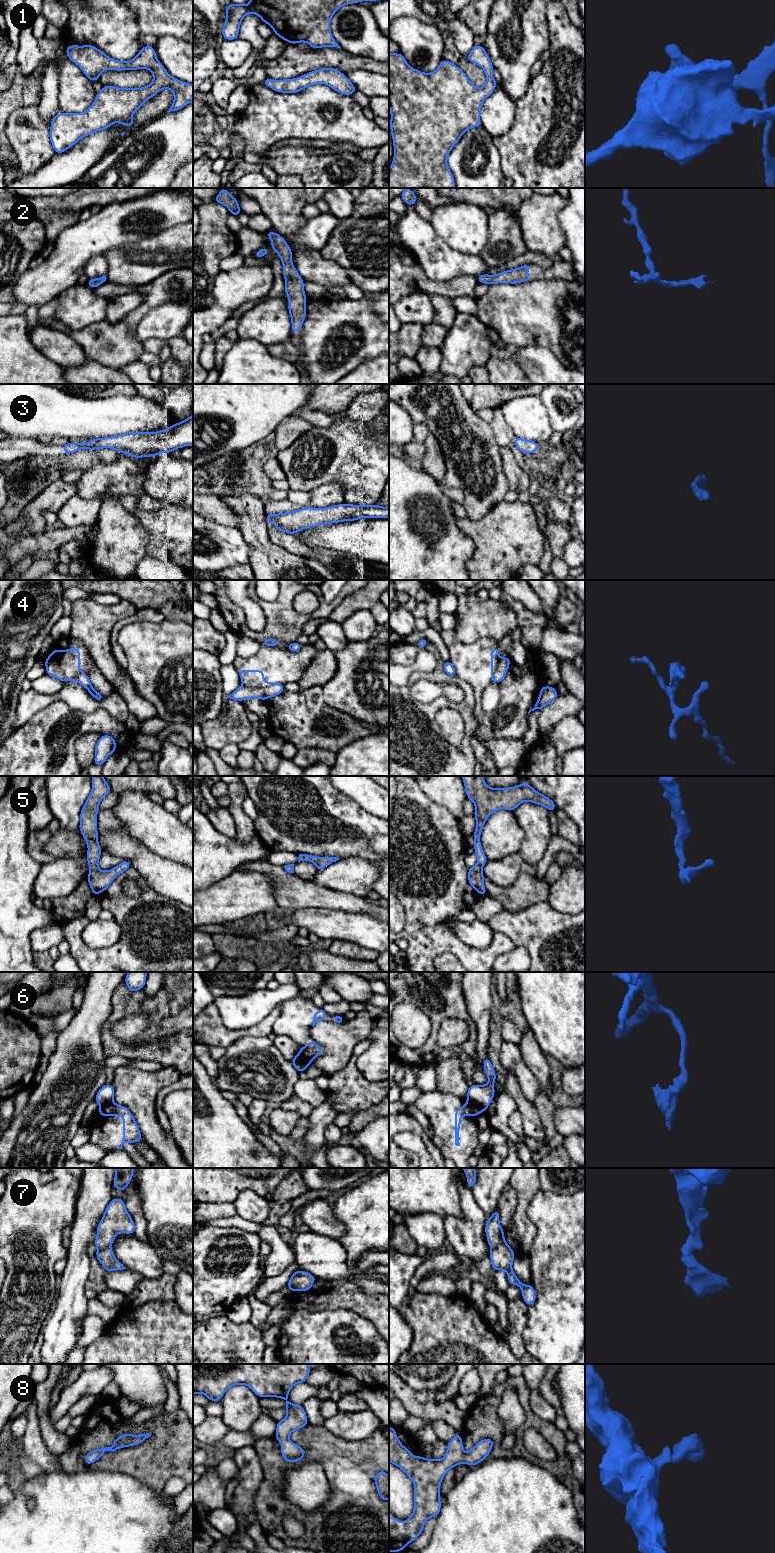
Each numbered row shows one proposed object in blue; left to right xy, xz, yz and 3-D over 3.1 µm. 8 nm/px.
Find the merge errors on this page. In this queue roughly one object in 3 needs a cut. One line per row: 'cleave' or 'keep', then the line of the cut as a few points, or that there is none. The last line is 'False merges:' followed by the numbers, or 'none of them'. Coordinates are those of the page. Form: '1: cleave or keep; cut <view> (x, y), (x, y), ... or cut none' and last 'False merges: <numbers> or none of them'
1: keep; cut none
2: keep; cut none
3: keep; cut none
4: cleave; cut xz (275, 683), (265, 687), (244, 686)
5: keep; cut none
6: cleave; cut yz (468, 1100), (482, 1111)
7: cleave; cut yz (504, 1240), (491, 1249)
8: keep; cut none
False merges: 4, 6, 7

